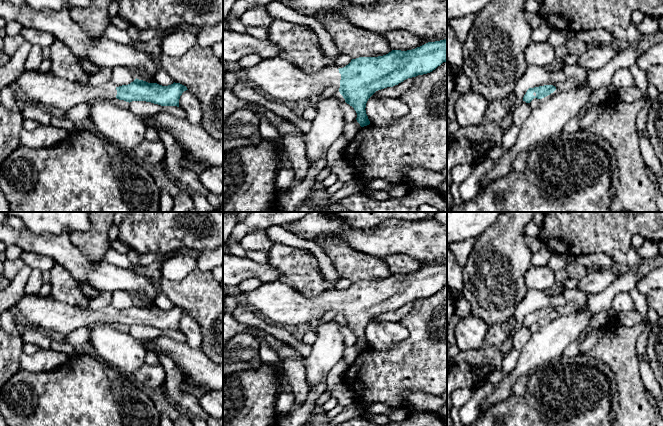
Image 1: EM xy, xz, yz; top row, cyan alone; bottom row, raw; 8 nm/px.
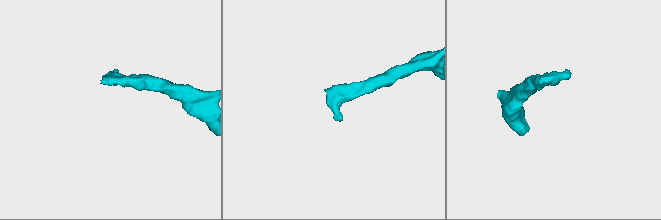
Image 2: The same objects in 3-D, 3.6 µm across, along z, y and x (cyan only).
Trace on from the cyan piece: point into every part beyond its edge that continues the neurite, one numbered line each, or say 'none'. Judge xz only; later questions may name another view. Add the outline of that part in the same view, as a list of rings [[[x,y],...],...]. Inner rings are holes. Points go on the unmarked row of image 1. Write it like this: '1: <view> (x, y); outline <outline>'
1: xz (277, 301); outline [[[275,281],[240,293],[248,306],[279,324],[315,324],[340,312],[341,298],[334,288],[308,297],[285,283]]]

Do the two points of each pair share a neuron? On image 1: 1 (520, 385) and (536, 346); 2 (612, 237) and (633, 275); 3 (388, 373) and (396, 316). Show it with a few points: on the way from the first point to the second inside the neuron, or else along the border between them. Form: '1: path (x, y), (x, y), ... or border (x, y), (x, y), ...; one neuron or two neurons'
1: border (527, 375), (522, 375), (515, 382), (513, 392); two neurons
2: border (627, 268), (637, 270); two neurons
3: border (413, 302), (412, 308), (399, 321); two neurons

